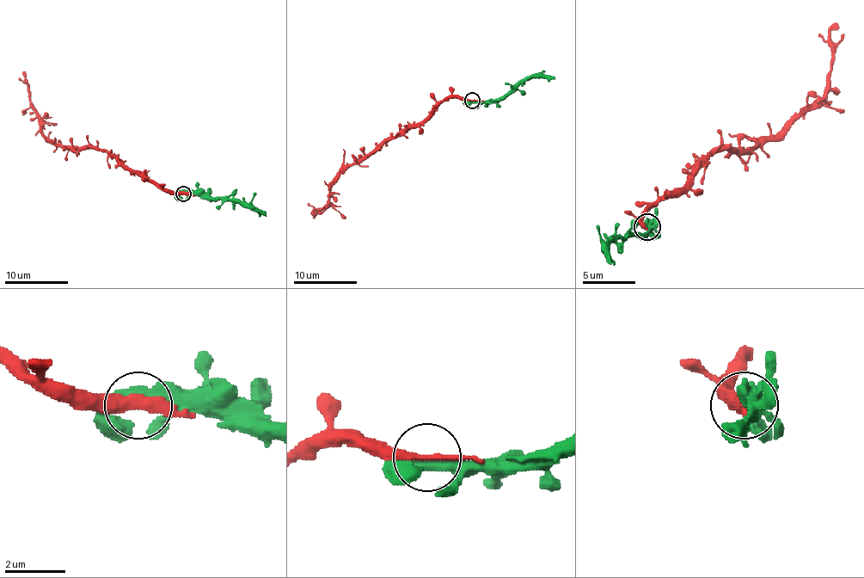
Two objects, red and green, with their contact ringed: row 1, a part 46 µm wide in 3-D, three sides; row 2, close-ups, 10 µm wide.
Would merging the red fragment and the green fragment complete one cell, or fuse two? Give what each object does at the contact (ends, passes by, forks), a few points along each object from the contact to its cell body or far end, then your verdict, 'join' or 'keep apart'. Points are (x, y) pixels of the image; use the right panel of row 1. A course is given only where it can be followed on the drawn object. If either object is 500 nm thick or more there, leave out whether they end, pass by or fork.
red passes by; green passes by; red runs (646, 226), (643, 215), (710, 156), (718, 151), (761, 149), (824, 93), (832, 71), (830, 32), (838, 23); green runs (649, 226), (643, 234), (617, 236), (609, 244), (611, 263); join

